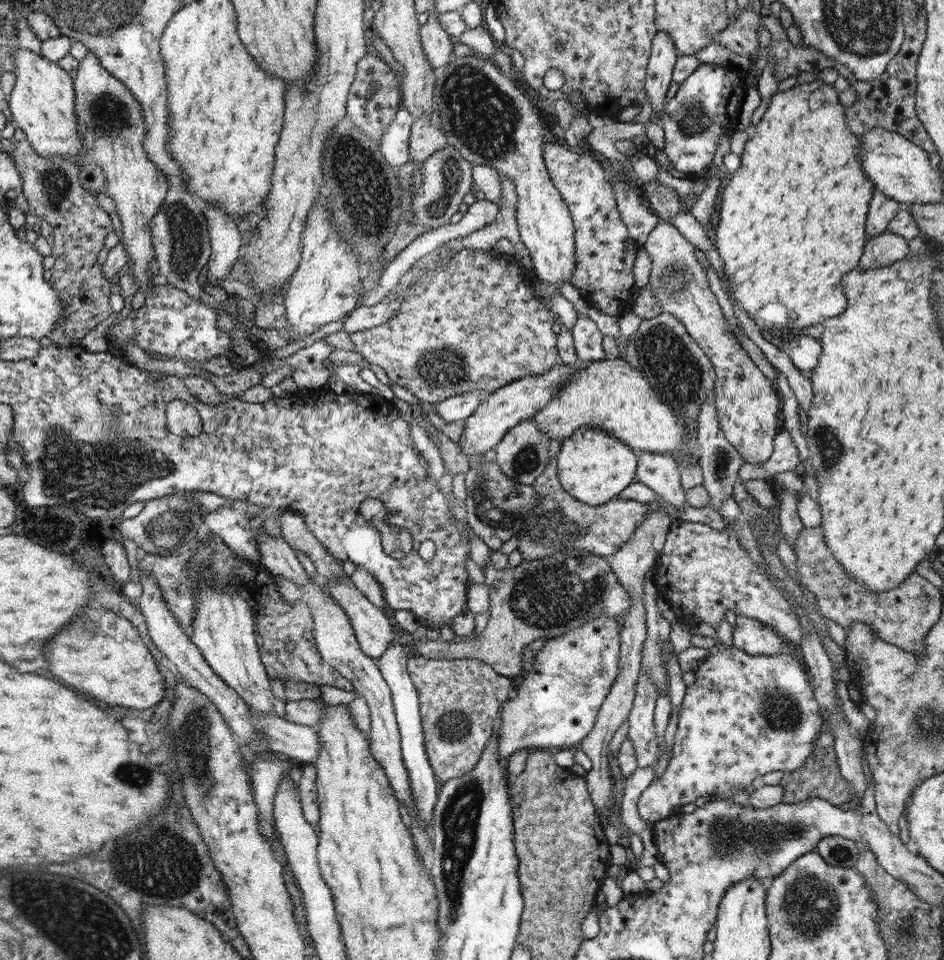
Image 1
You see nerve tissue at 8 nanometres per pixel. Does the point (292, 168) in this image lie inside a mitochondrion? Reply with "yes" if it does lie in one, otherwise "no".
no

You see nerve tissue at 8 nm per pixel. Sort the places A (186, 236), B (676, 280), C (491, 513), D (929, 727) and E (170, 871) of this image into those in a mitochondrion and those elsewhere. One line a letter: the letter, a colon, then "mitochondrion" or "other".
A: mitochondrion
B: mitochondrion
C: mitochondrion
D: mitochondrion
E: mitochondrion

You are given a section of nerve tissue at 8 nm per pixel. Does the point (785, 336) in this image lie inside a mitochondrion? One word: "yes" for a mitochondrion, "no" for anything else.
no

